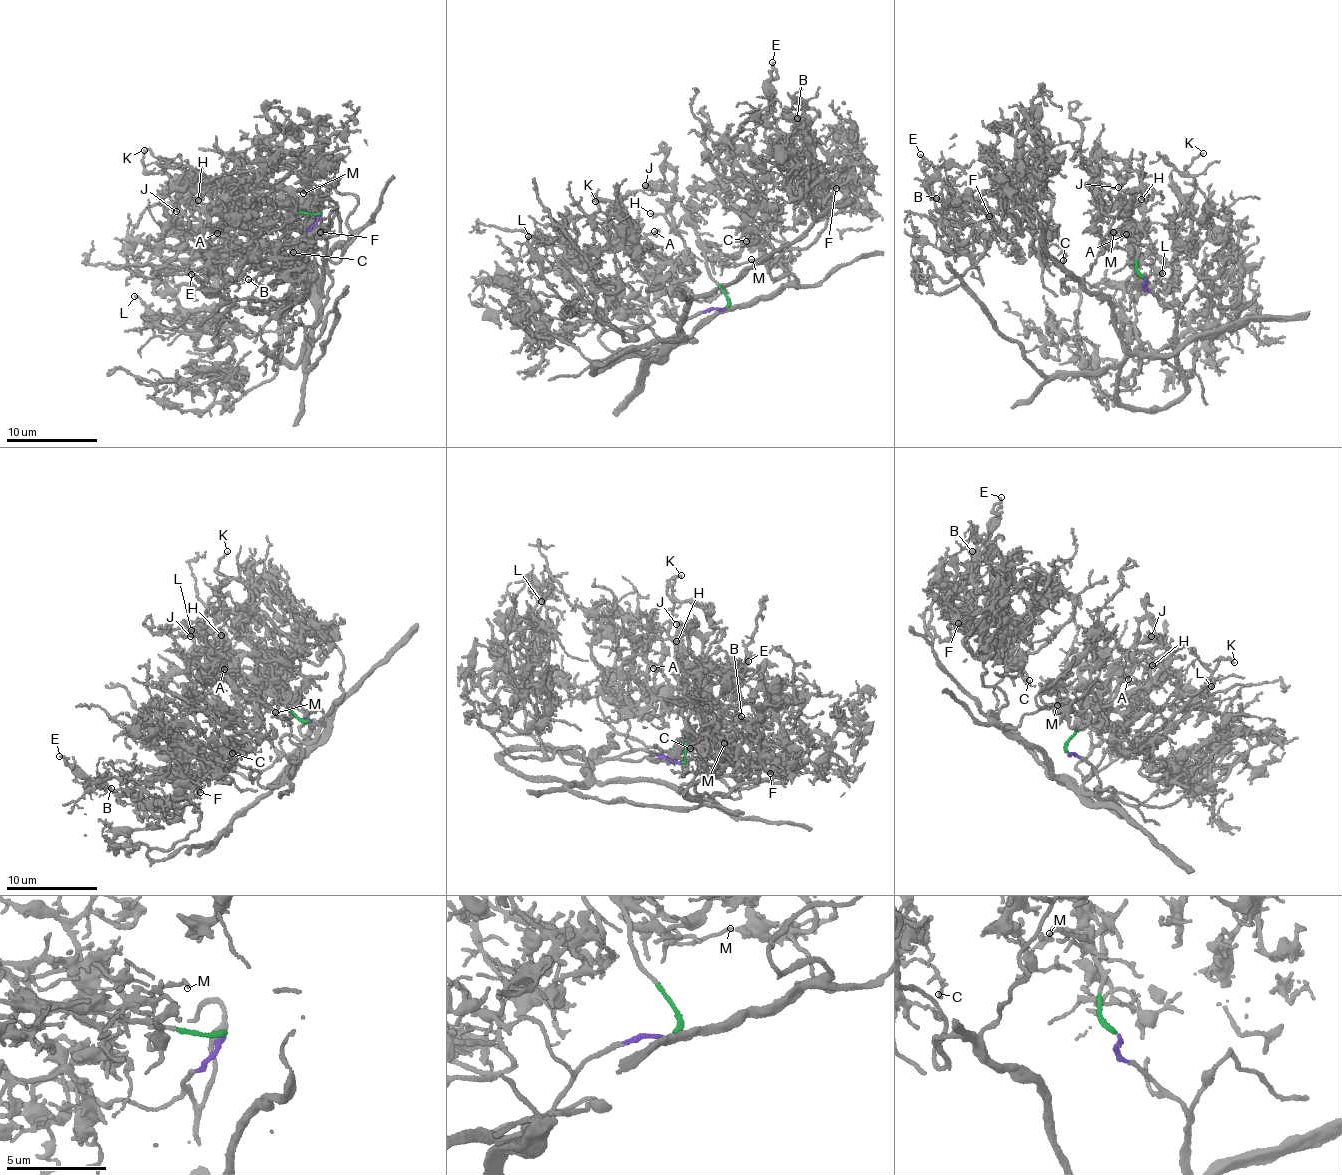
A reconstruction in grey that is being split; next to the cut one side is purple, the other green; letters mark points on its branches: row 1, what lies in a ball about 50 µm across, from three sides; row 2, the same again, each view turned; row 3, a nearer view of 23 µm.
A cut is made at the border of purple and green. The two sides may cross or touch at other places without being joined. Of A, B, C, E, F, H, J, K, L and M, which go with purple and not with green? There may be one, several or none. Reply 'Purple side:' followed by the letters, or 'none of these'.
Purple side: B, C, E, F, K, L

